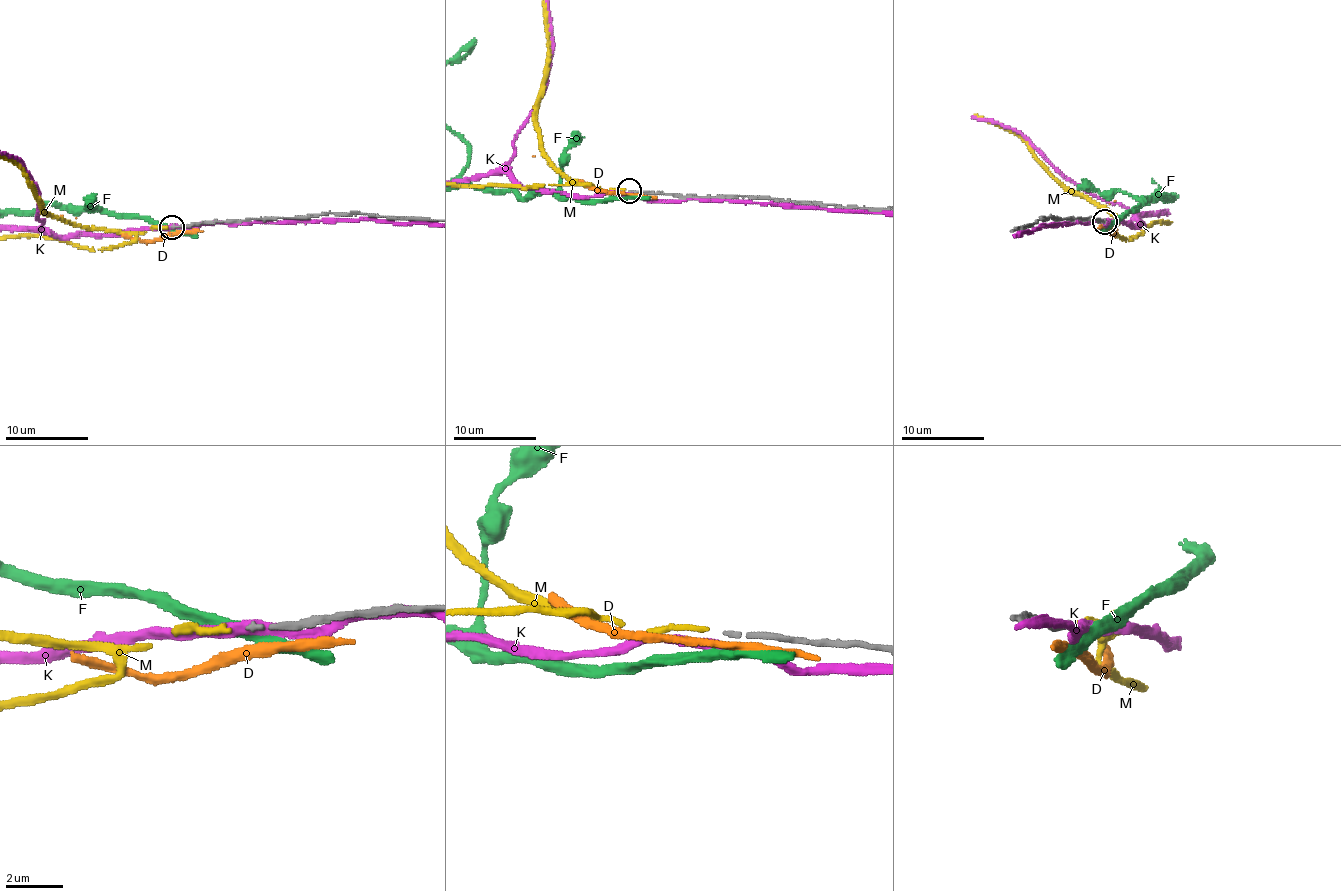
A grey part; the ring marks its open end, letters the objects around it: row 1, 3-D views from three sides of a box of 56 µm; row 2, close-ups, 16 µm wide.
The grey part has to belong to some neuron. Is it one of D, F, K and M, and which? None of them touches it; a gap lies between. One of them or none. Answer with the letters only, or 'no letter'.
M

